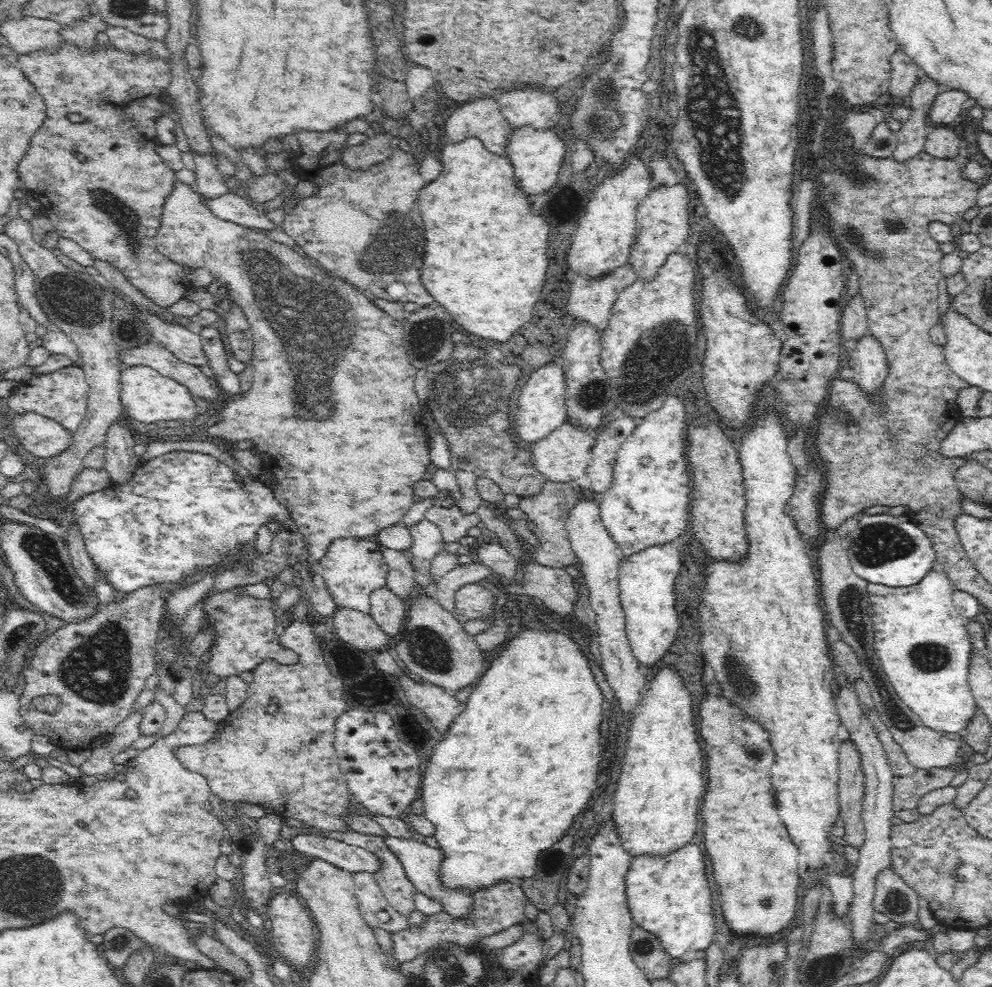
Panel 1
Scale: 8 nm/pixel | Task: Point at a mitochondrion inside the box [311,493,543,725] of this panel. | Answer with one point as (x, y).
(425, 647)

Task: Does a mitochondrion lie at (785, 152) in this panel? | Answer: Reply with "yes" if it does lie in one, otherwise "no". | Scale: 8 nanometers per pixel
no

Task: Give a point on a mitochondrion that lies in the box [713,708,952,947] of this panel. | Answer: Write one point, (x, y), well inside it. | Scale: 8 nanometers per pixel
(897, 903)

